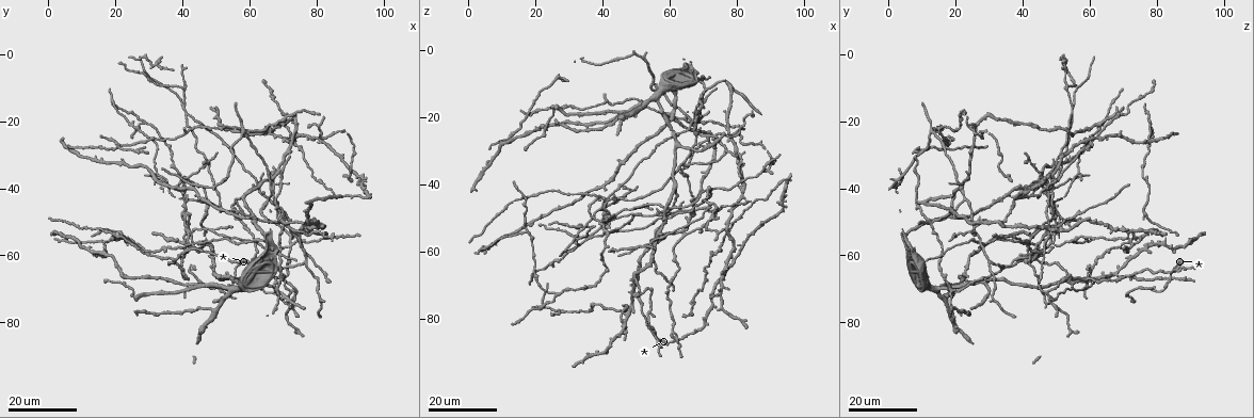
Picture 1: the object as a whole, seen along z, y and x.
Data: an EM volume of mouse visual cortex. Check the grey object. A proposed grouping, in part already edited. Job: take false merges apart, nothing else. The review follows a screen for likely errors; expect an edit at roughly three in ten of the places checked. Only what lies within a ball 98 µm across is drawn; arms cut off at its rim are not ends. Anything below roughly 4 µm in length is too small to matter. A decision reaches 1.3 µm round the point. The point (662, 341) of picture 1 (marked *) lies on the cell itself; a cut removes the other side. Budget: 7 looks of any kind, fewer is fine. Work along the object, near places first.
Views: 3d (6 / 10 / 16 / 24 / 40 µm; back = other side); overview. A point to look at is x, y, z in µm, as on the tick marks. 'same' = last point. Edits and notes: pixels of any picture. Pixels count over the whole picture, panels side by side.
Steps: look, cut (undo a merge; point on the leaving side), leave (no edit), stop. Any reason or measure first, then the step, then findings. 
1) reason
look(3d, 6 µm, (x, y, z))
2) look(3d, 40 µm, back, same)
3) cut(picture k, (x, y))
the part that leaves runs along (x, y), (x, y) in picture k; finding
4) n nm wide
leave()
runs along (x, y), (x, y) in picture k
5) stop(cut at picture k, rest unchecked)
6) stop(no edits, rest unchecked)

look(3d, 24 µm, (54.5, 67.5, 83.5))

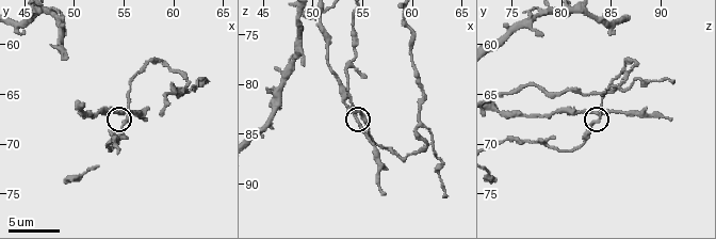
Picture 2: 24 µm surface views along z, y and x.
look(3d, 10 µm, (55.0, 67.0, 84.4))

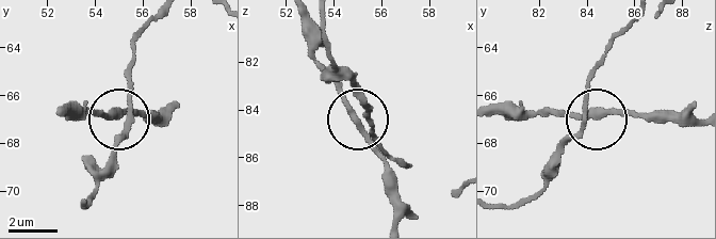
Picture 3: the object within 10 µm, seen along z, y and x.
4 arms
leave()
one cell here

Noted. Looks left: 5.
small branch off a trunk
look(3d, 24 µm, (68.0, 59.5, 16.0))

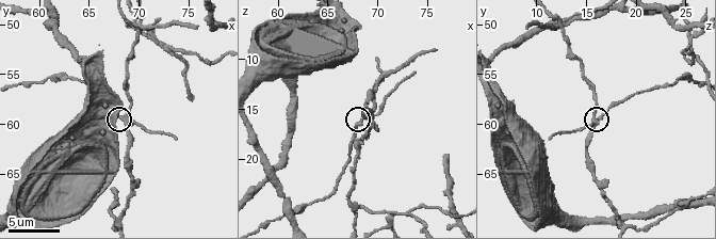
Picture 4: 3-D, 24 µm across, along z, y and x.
look(3d, 6 µm, (68.2, 59.4, 16.2))

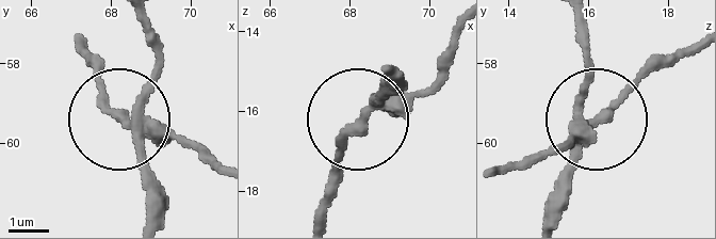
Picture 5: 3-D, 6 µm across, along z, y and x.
from behind
look(3d, 6 µm, back, (68.40, 59.35, 16.15))

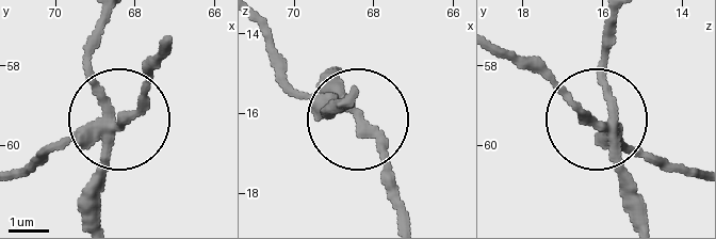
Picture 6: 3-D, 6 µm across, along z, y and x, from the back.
250 nm wide
cut(picture 6, (149, 108))
a second cell is stuck on

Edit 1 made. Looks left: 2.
stop(cut at picture 6, rest unchecked)

